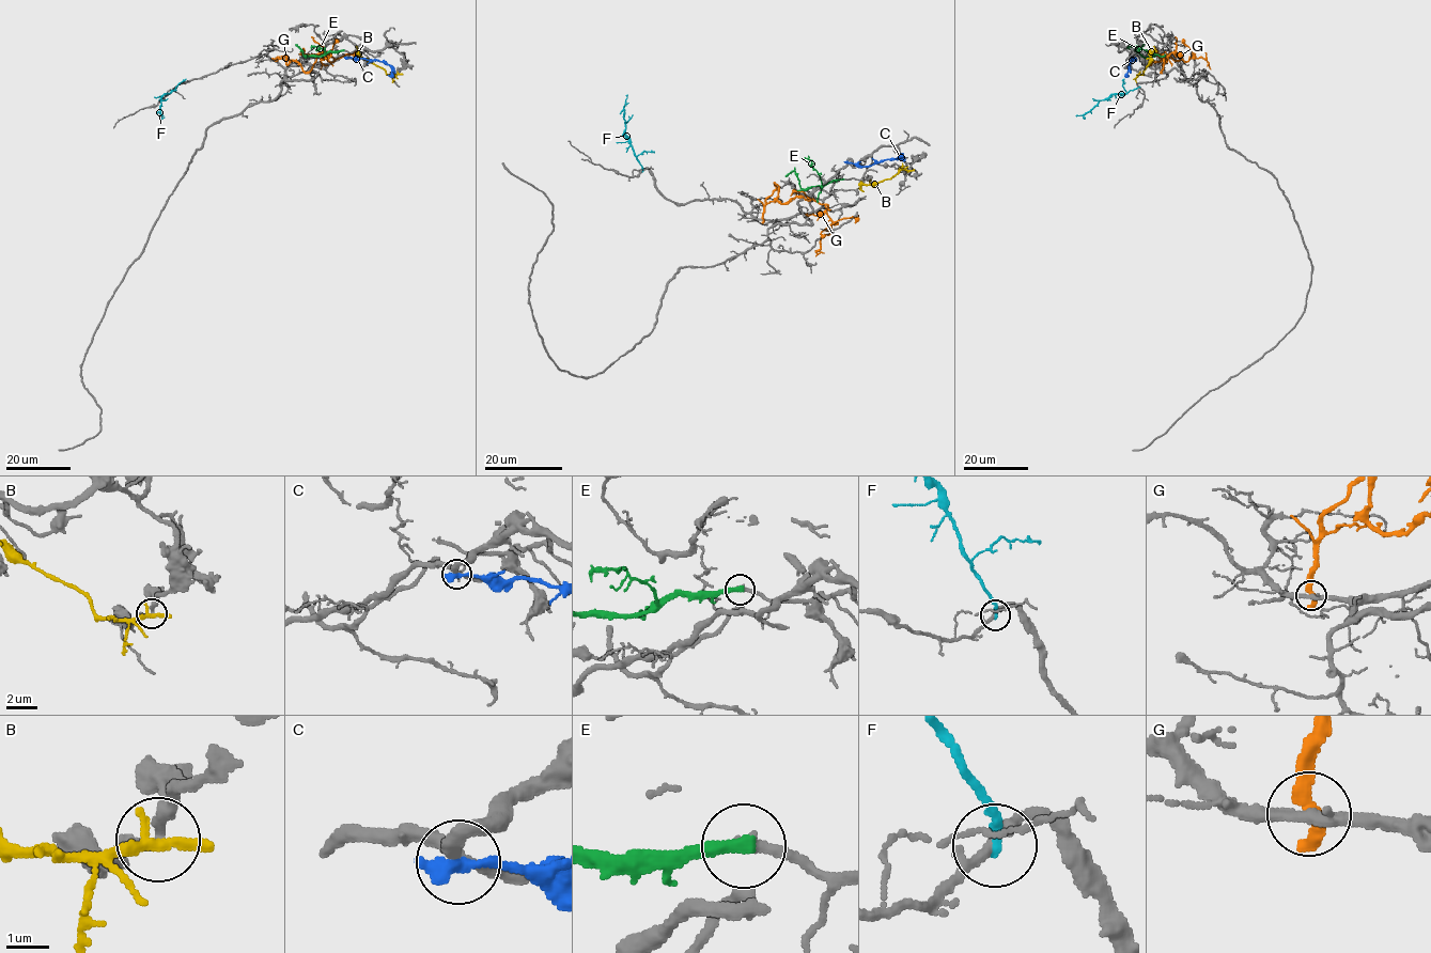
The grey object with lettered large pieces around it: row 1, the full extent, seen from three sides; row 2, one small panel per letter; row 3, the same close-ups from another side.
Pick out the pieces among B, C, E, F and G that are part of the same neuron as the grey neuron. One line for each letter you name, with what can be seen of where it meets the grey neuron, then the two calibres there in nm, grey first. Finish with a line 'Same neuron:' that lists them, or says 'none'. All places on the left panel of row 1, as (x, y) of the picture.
Same neuron: none

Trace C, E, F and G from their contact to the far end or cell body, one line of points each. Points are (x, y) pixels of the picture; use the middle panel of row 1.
C: (849, 162), (871, 166), (896, 158)
E: (842, 178), (802, 188), (794, 171), (786, 176)
F: (642, 171), (625, 135), (626, 95)
G: (762, 219), (764, 206), (772, 201), (786, 203), (797, 197), (828, 206), (833, 222), (821, 232), (815, 255)

